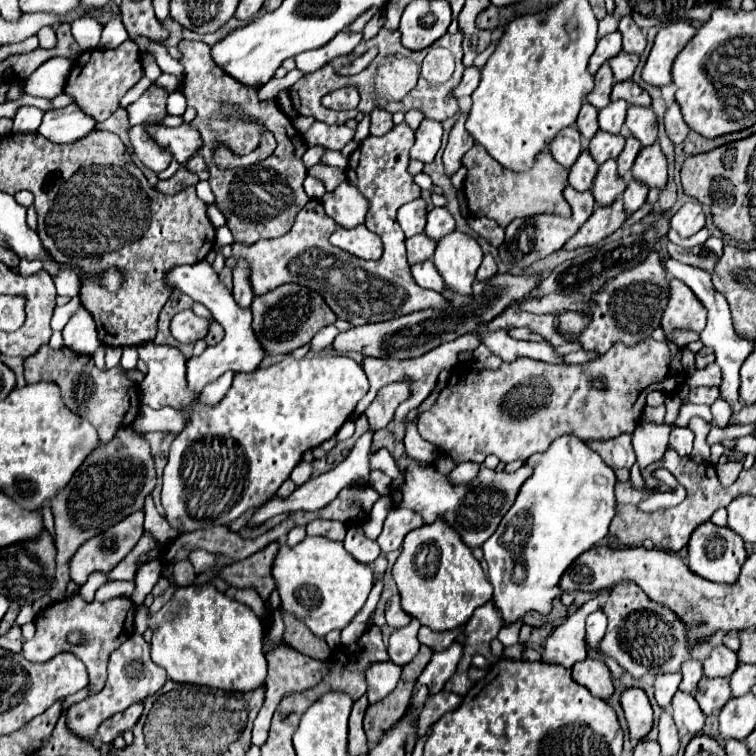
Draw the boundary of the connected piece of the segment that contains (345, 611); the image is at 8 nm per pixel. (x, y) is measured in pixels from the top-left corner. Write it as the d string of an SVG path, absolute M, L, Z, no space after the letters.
M307 536L293 548L281 544L273 564L273 578L279 586L283 610L293 614L321 638L331 630L343 630L361 612L373 588L371 566L353 560L343 548L343 542L327 540L323 536Z

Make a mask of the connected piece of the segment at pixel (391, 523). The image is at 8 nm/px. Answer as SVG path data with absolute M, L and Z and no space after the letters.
M393 508L383 524L383 530L377 538L377 544L383 552L391 552L401 548L401 542L407 532L419 528L423 524L423 518L407 508Z

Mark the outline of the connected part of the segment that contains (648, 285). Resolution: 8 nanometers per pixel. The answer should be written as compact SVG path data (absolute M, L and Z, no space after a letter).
M651 252L641 264L625 270L615 280L607 282L605 288L595 296L593 320L583 336L575 338L583 344L585 350L597 348L599 354L605 354L613 344L635 344L639 340L647 340L655 328L659 328L659 320L663 316L663 308L669 300L669 278L663 268L663 260L657 252Z

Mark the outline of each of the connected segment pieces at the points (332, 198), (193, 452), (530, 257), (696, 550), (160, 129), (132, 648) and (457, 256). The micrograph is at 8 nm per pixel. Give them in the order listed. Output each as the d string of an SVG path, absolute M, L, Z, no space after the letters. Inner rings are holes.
M349 182L339 184L333 192L325 192L321 202L325 212L343 228L355 228L365 220L367 200L363 200L359 190Z
M141 344L139 358L147 364L149 372L139 384L139 398L151 408L177 404L179 408L191 406L191 422L173 440L167 466L163 472L163 508L165 520L181 534L203 530L209 526L231 524L253 506L265 504L277 488L289 478L291 470L299 464L301 454L335 436L343 422L353 414L357 402L367 394L369 380L365 370L349 356L305 356L301 360L285 358L279 364L257 368L249 374L235 374L233 386L227 396L213 408L195 404L197 396L185 382L185 356L179 348L163 344Z
M571 186L565 188L565 198L573 210L571 218L561 218L553 214L543 214L543 216L533 216L533 218L515 218L507 228L505 228L505 242L499 246L499 258L507 266L517 266L517 268L529 268L533 262L549 256L551 252L559 250L575 232L587 222L587 218L593 212L595 200L593 194L587 192L577 192Z
M707 520L707 524L699 524L699 528L695 528L687 544L687 566L695 574L713 582L723 582L723 584L735 582L739 578L741 564L745 562L745 558L747 552L743 540L735 536L735 532L731 532L727 526L717 526L711 520Z
M151 122L151 124L145 124L145 130L155 140L155 144L171 152L179 164L185 164L201 146L199 132L191 124L167 128L161 122Z
M133 634L129 640L125 640L115 652L111 652L109 656L109 664L107 664L107 682L103 686L101 692L97 692L95 696L89 696L77 704L73 704L69 708L67 714L67 726L81 738L89 738L93 740L97 736L97 728L99 724L113 716L115 712L125 710L129 704L137 702L137 700L145 700L147 696L159 692L163 688L167 680L167 674L163 668L159 668L157 664L153 664L153 660L149 658L149 642L141 636L141 634ZM133 664L137 664L137 668L141 668L141 674L133 674Z
M455 230L437 242L433 264L443 276L449 290L455 290L459 294L471 294L481 258L483 252L477 240Z

